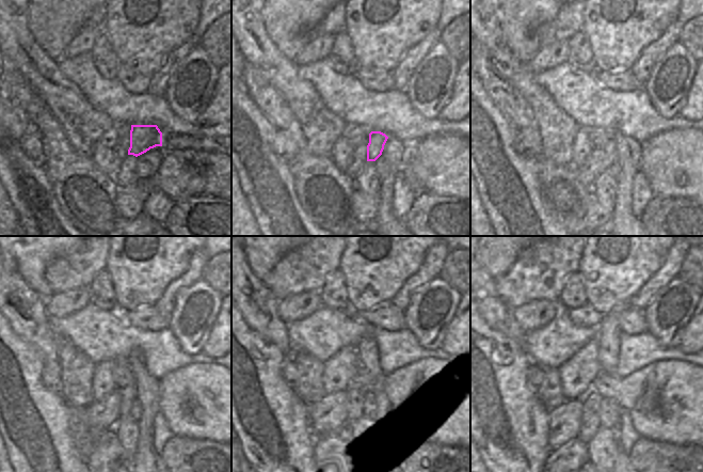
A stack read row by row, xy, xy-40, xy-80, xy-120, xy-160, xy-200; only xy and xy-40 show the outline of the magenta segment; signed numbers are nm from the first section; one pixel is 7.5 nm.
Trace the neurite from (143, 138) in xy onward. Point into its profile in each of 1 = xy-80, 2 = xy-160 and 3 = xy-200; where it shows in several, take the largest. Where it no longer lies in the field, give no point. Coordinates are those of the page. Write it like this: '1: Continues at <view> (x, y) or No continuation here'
1: Continues at xy-80 (609, 151)
2: Continues at xy-160 (354, 419)
3: Continues at xy-200 (590, 419).

